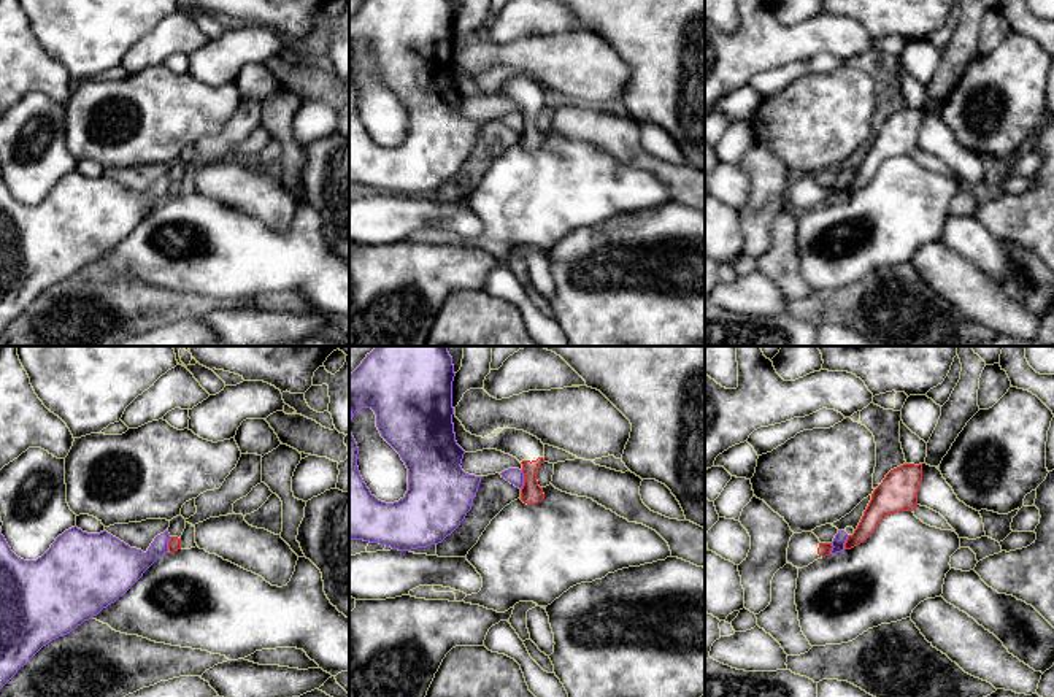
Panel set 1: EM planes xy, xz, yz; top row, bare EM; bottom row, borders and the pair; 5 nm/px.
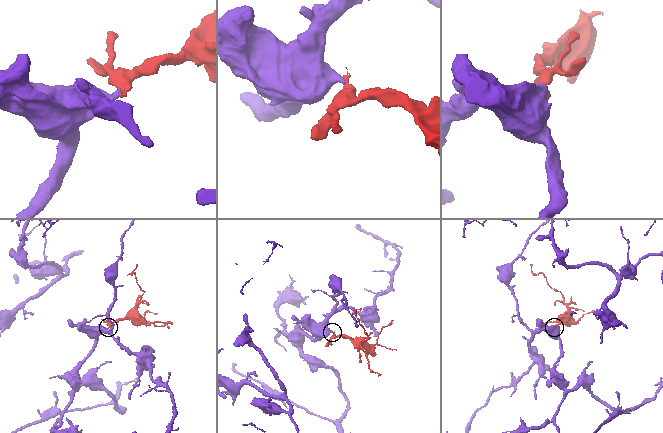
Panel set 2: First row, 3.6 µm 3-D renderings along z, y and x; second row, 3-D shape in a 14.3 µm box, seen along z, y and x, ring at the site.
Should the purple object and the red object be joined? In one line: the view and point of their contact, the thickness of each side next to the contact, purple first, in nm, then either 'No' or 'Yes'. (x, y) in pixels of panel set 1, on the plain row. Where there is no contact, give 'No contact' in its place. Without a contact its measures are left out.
Touches purple at xz (523, 124). Thickness 80 nm (purple) against 110 nm. No

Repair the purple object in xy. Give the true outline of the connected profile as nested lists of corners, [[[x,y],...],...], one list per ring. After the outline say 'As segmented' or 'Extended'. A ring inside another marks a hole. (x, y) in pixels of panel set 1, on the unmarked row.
[[[75,170],[59,179],[41,202],[24,205],[11,195],[0,176],[0,333],[43,291],[70,278],[122,241],[168,197],[170,183],[165,175],[143,197],[106,175],[87,178]]]. As segmented

